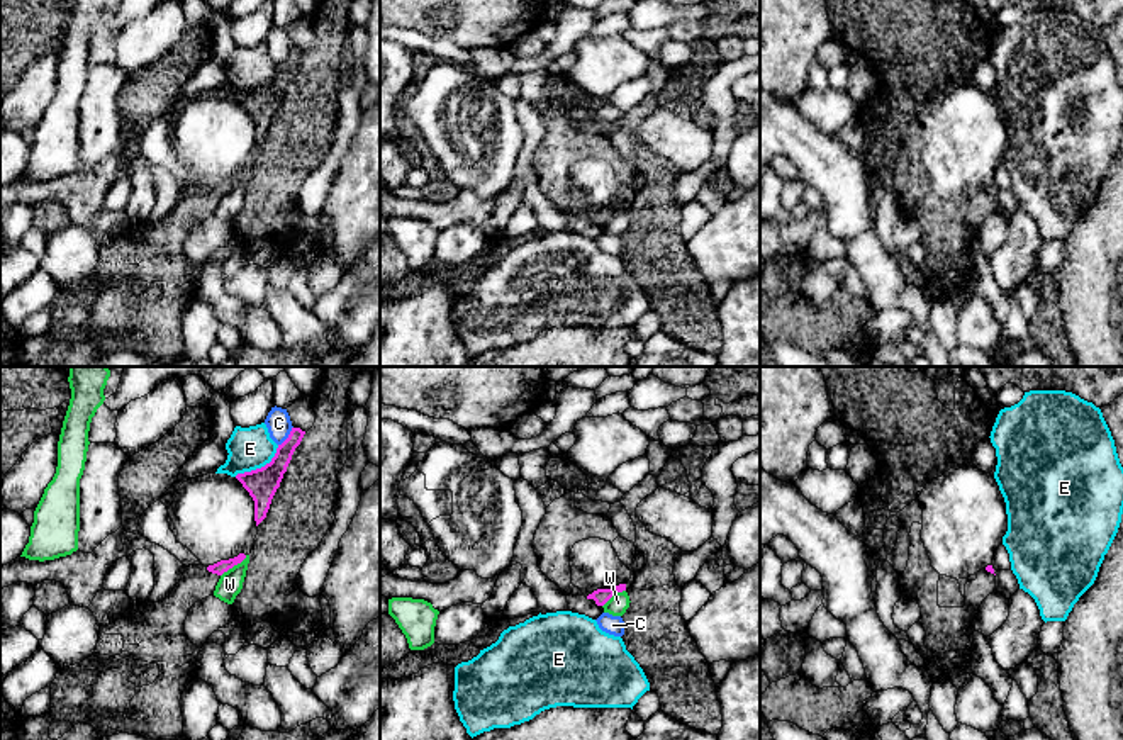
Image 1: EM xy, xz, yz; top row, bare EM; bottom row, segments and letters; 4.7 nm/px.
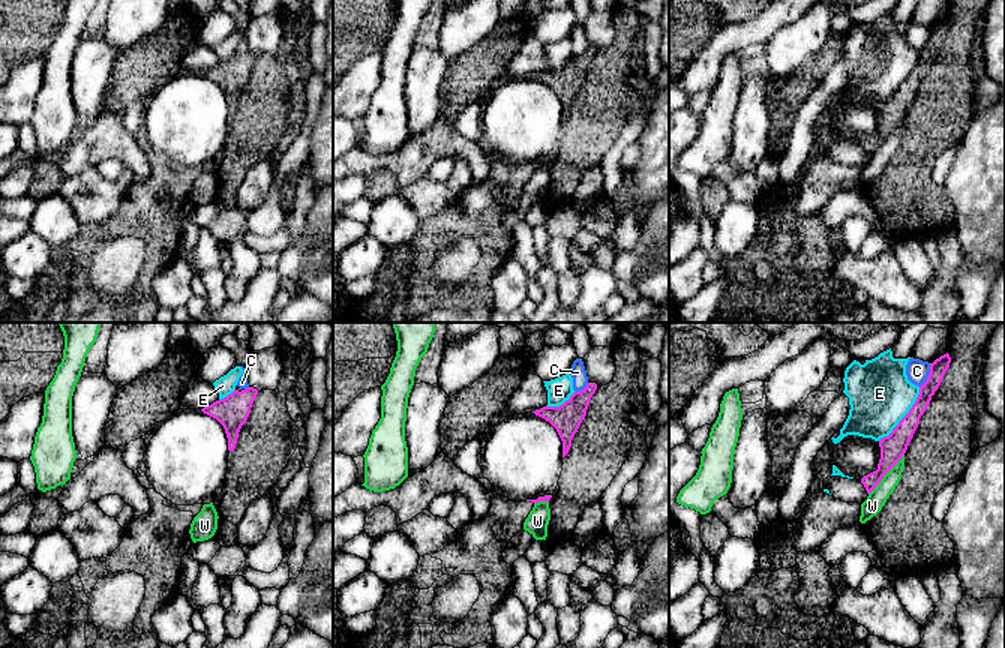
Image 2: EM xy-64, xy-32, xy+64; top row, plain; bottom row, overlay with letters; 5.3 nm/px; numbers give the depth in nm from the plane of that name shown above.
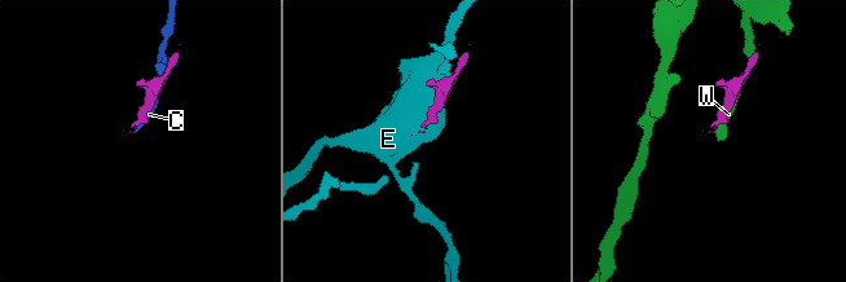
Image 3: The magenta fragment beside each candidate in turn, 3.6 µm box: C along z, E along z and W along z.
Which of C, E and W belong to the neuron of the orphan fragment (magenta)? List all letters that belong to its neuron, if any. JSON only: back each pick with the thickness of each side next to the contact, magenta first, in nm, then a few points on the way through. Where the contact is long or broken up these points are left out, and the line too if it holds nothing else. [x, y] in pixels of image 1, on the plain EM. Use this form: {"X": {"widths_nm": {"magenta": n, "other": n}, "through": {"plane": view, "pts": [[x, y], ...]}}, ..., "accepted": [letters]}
{"accepted": []}

